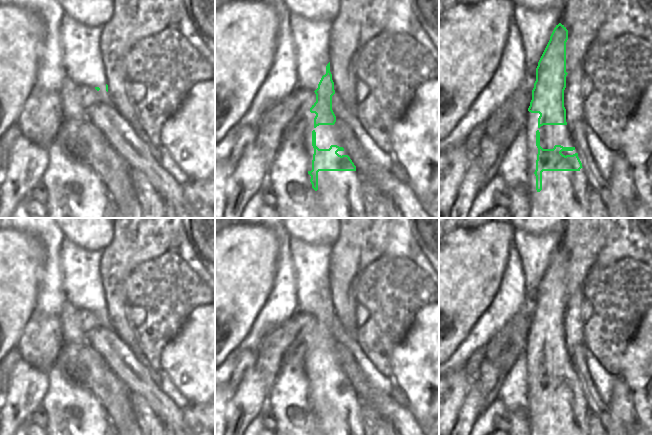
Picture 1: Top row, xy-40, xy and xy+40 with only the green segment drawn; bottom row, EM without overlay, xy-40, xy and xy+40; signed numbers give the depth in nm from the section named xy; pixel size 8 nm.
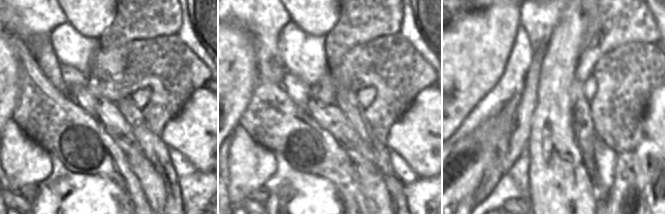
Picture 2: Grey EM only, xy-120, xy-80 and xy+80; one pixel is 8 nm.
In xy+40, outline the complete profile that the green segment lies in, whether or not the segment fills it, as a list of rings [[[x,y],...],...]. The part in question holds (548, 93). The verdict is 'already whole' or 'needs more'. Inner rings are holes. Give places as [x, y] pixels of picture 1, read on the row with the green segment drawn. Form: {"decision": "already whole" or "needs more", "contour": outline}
{"decision": "already whole", "contour": [[[559,23],[538,62],[536,81],[528,111],[539,113],[538,128],[543,125],[567,125],[564,107],[566,88],[566,42],[568,30]]]}

